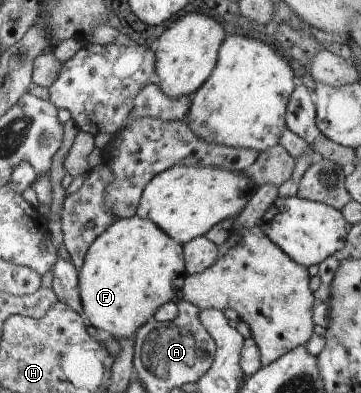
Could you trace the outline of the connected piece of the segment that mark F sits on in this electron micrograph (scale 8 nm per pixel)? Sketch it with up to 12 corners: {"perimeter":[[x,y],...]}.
{"perimeter":[[119,218],[79,271],[94,333],[129,339],[176,301],[183,247]]}

